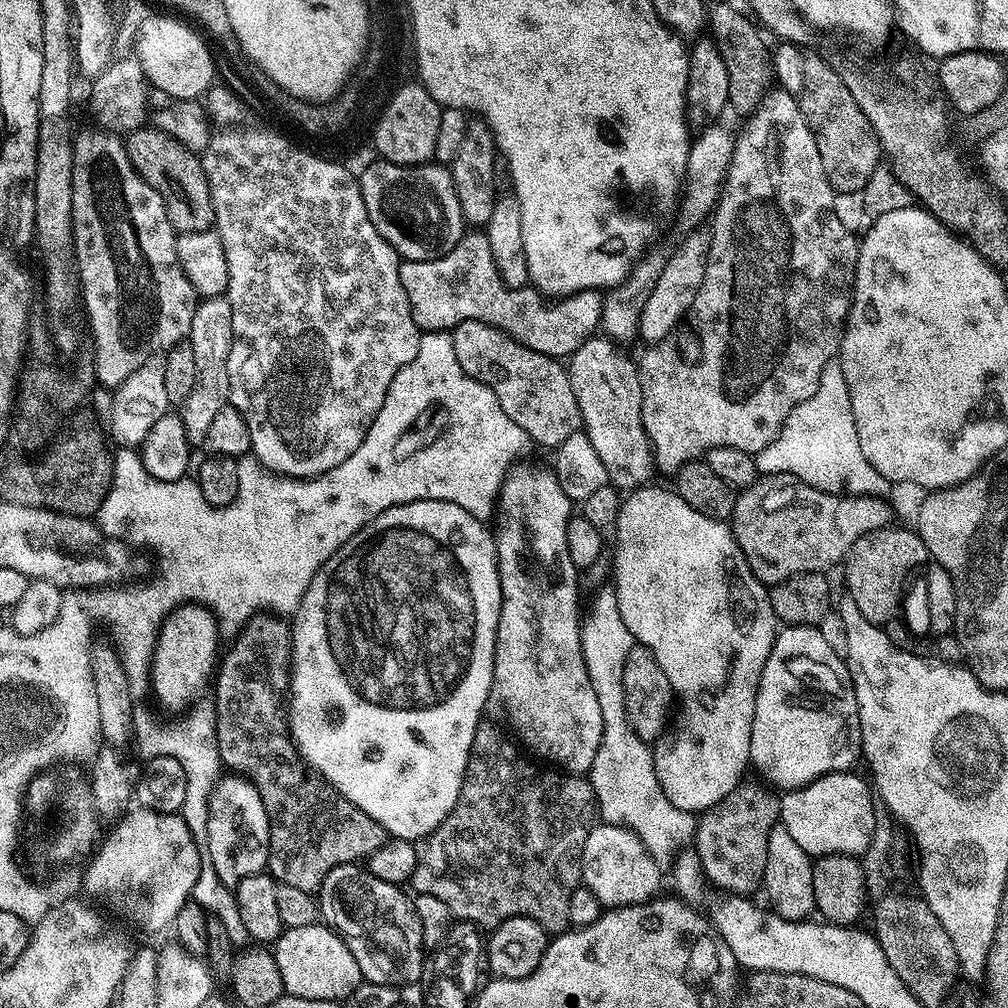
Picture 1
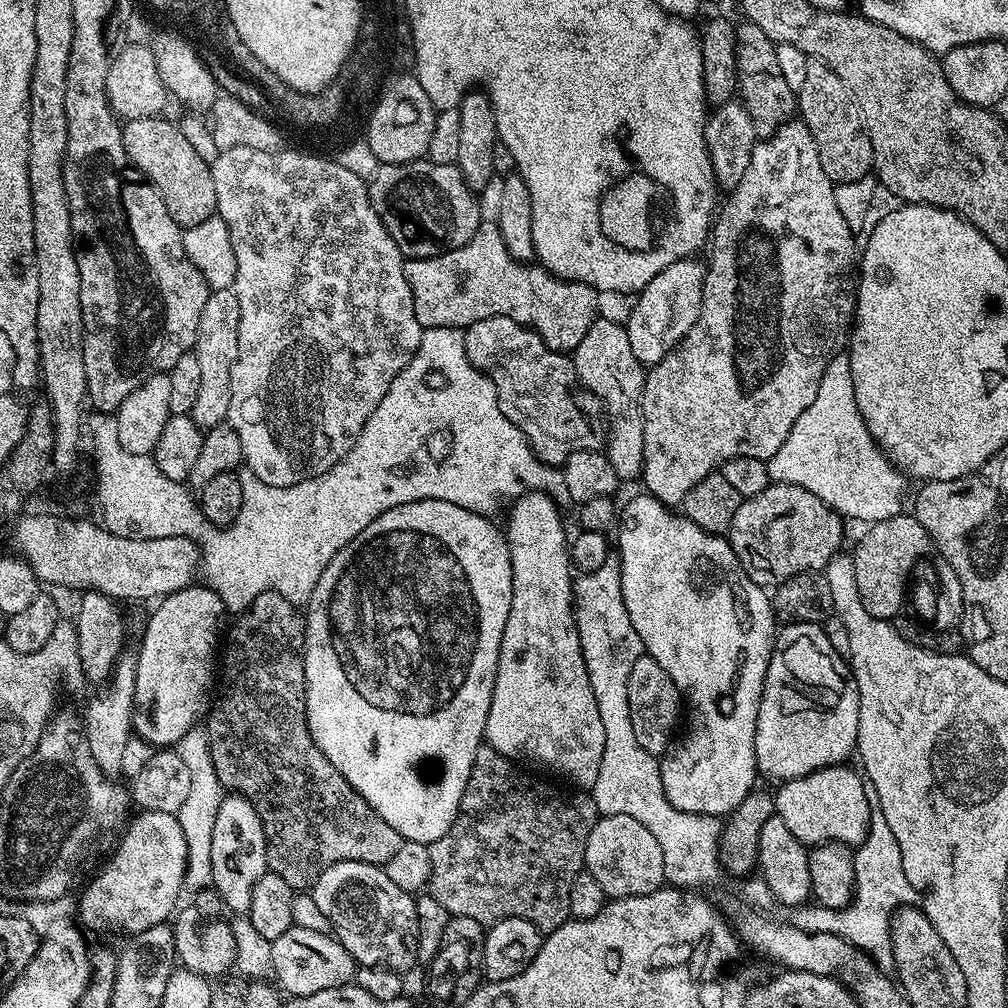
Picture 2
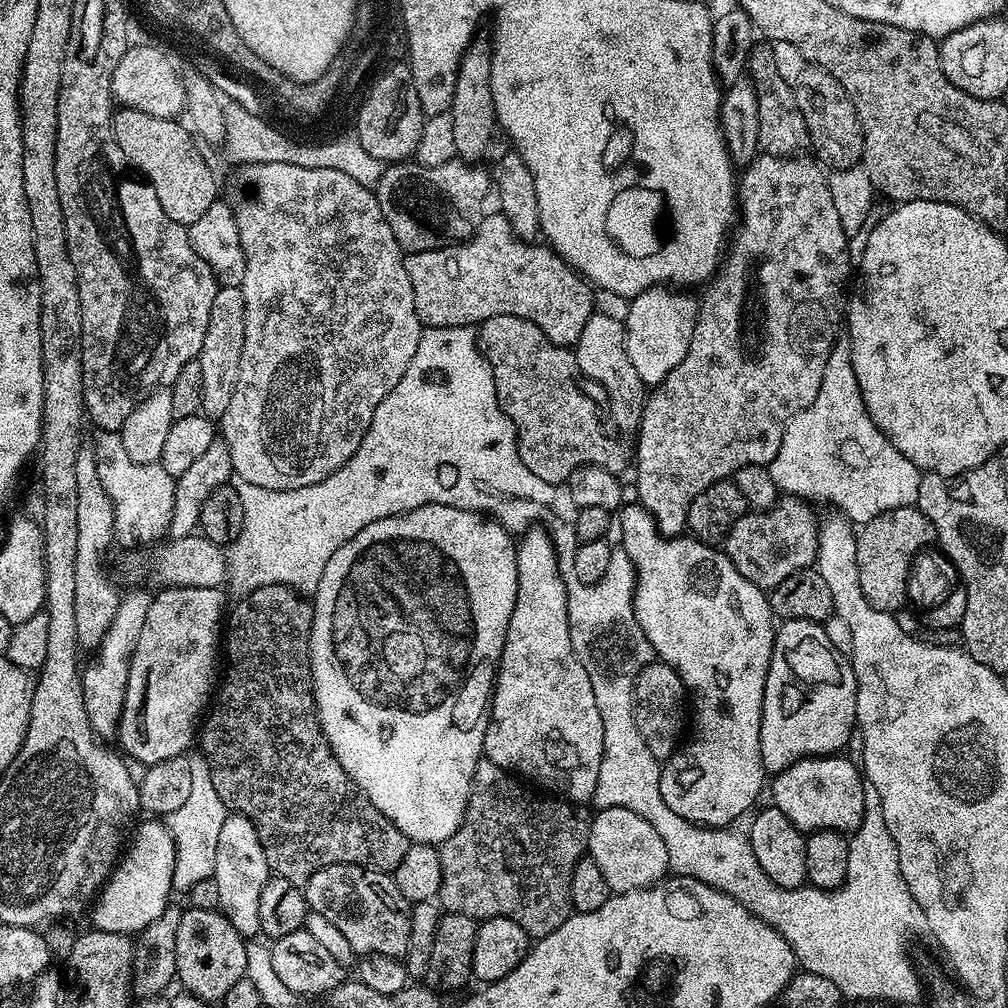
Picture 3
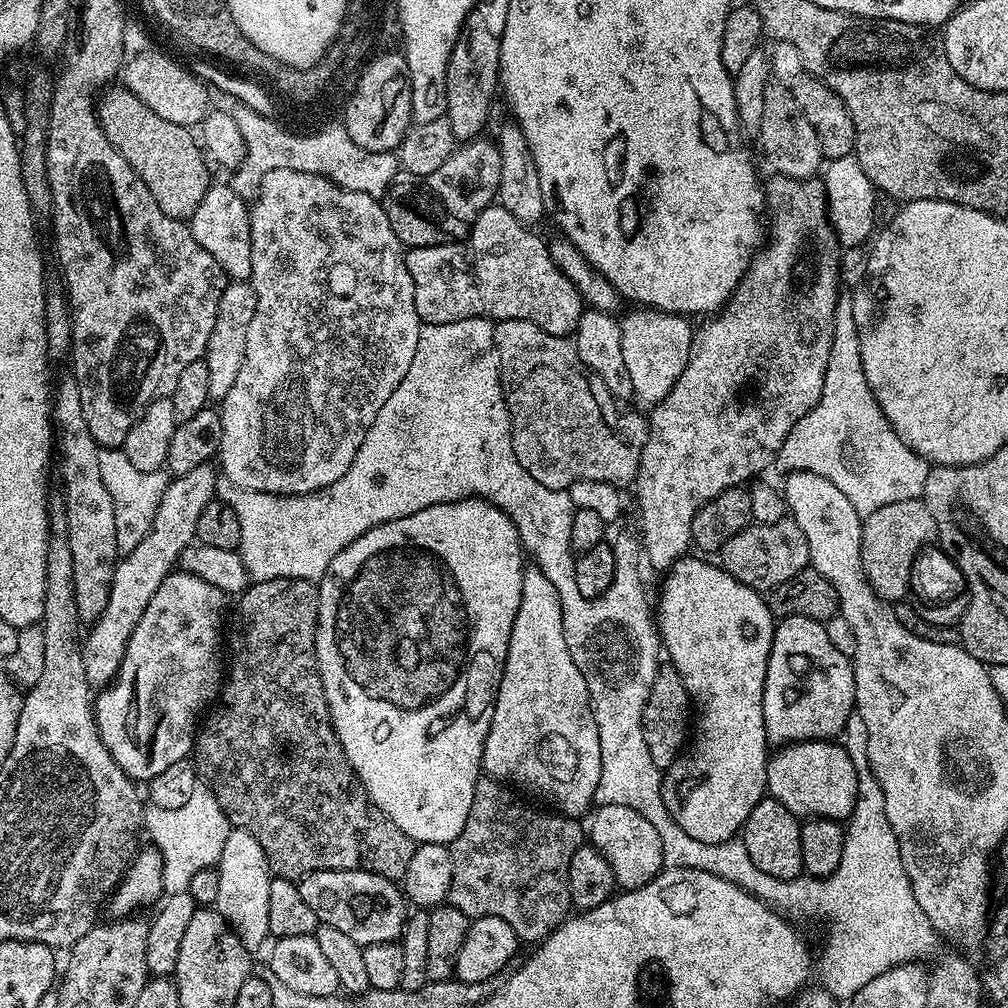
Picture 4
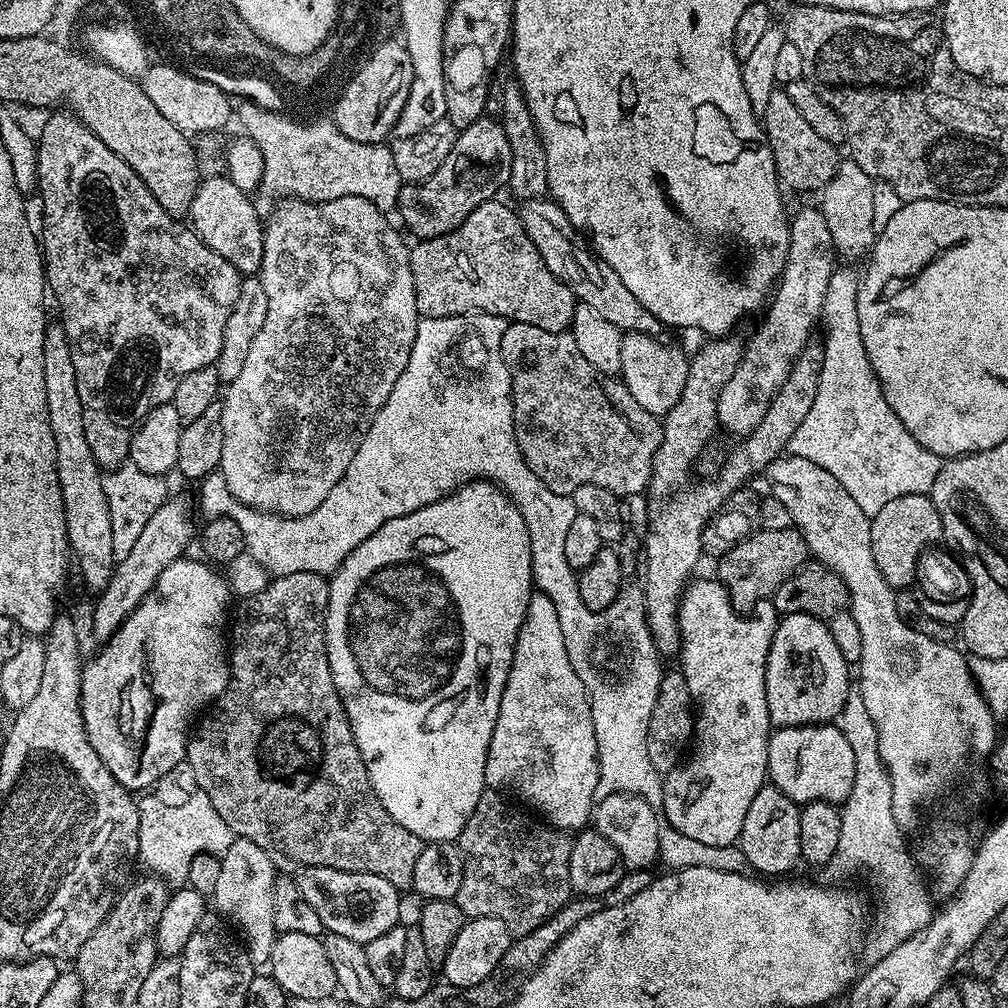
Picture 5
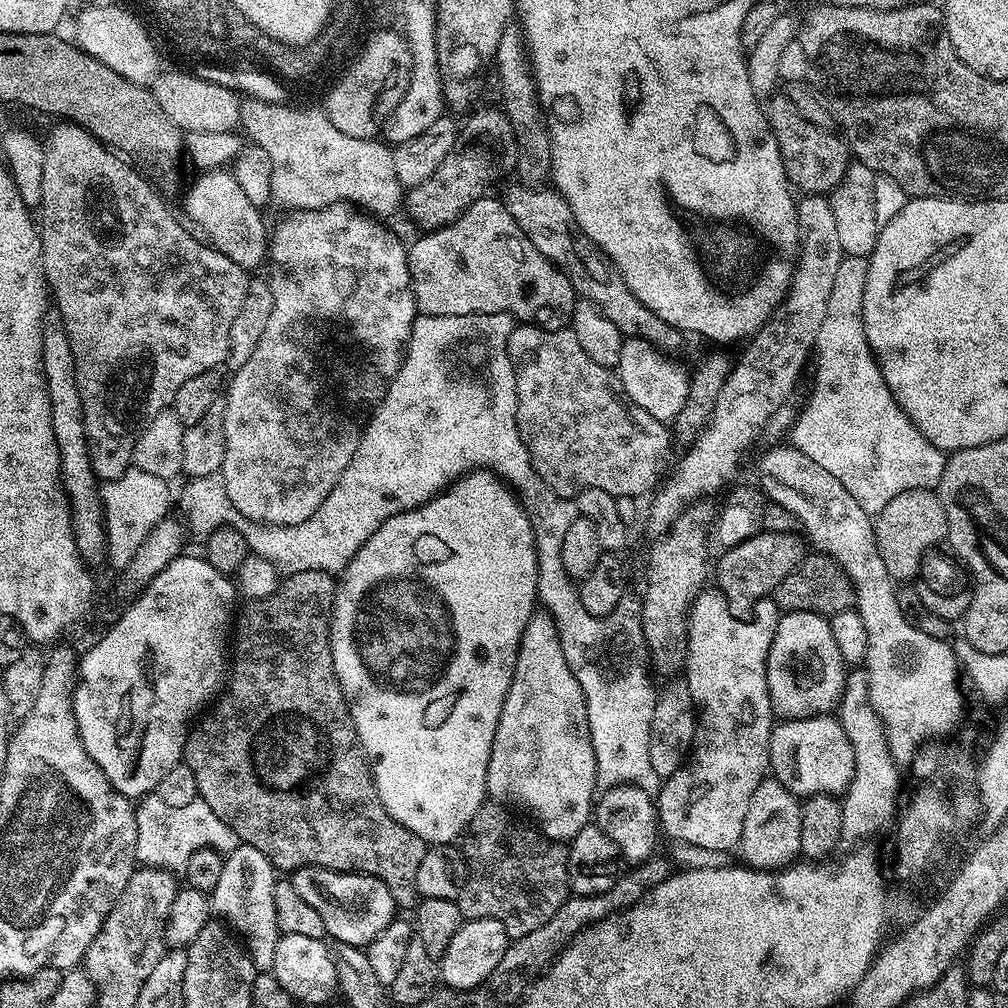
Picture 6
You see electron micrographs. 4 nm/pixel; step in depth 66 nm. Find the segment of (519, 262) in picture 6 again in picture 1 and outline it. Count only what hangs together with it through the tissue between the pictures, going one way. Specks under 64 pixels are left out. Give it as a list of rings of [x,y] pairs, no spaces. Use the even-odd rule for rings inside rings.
[[[480,230],[469,231],[460,239],[458,246],[454,246],[454,250],[450,250],[445,256],[433,260],[401,259],[400,281],[402,290],[406,290],[414,322],[424,332],[448,332],[462,322],[477,320],[509,332],[518,342],[530,346],[530,350],[538,350],[538,354],[557,358],[571,357],[578,346],[582,346],[582,342],[597,335],[604,309],[604,296],[596,290],[570,292],[567,296],[549,298],[539,290],[528,292],[527,287],[509,288],[498,274],[498,266],[490,254],[487,235]]]

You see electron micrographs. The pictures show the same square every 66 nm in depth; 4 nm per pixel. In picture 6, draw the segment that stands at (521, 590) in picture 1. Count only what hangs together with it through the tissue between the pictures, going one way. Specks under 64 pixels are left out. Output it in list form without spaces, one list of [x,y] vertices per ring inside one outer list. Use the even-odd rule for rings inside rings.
[[[533,614],[522,634],[514,678],[504,699],[498,730],[494,730],[494,746],[490,750],[486,786],[486,796],[491,803],[502,804],[517,813],[525,812],[529,821],[536,820],[532,822],[540,835],[553,842],[571,842],[578,830],[582,830],[593,819],[594,797],[598,792],[596,759],[592,739],[588,734],[584,696],[570,666],[566,666],[558,632],[551,616],[547,614]]]

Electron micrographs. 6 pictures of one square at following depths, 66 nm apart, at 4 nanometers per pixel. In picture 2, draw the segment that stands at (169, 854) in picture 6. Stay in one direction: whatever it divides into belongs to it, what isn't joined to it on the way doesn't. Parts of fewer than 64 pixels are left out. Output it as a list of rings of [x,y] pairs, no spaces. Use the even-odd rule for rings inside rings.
[[[203,727],[192,728],[181,738],[179,744],[175,745],[174,750],[190,770],[190,794],[186,797],[186,802],[178,815],[182,834],[186,834],[186,854],[188,855],[183,891],[193,894],[204,888],[213,887],[210,846],[214,842],[214,818],[218,818],[218,806],[224,801],[226,788],[222,783],[221,773],[214,770],[214,762],[210,758],[208,734]]]

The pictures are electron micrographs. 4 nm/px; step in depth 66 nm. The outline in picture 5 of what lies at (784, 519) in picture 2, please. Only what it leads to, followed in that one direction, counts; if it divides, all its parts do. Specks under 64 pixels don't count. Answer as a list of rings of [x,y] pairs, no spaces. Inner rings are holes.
[[[795,527],[786,530],[766,530],[760,528],[739,540],[733,548],[719,557],[718,579],[728,590],[728,597],[736,611],[749,613],[756,605],[767,601],[809,559],[808,543],[804,535]]]

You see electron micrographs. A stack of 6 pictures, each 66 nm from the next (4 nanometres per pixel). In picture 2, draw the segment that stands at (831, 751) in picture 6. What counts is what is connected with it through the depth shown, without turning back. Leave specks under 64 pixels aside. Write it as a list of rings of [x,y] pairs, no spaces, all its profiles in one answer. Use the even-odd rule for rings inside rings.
[[[849,766],[823,768],[817,772],[806,774],[797,780],[786,780],[774,792],[774,812],[786,822],[787,828],[794,833],[805,846],[815,846],[826,842],[838,842],[849,846],[859,846],[864,843],[870,830],[870,802],[866,802],[866,780],[859,771]]]

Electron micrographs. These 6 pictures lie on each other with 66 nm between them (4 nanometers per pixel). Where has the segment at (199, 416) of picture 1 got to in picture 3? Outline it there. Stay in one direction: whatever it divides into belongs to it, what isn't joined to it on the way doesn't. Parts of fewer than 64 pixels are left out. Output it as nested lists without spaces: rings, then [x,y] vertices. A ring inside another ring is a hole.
[[[217,287],[214,306],[210,306],[210,322],[206,326],[206,338],[202,338],[202,350],[198,357],[202,366],[200,412],[209,418],[222,418],[226,414],[226,406],[230,406],[230,398],[234,398],[234,386],[238,382],[245,338],[246,302],[239,288]]]

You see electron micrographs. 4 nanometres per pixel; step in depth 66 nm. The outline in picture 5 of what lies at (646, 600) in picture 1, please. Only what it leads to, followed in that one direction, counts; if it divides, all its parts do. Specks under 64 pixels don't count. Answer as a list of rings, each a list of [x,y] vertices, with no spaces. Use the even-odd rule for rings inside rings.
[[[696,578],[685,587],[676,617],[680,623],[678,663],[692,695],[694,735],[686,759],[663,777],[662,816],[667,827],[686,838],[694,838],[694,842],[731,848],[739,841],[742,822],[746,818],[746,810],[750,810],[750,802],[754,802],[754,794],[758,794],[768,780],[768,738],[773,722],[768,716],[764,668],[768,664],[768,651],[778,623],[778,613],[771,603],[761,602],[756,605],[754,614],[741,614],[730,602],[728,590],[719,579]]]

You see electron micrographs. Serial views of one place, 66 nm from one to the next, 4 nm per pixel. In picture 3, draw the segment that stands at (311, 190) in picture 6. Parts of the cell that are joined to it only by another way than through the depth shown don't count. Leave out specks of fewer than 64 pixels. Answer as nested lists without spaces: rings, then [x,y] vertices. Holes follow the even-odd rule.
[[[230,99],[224,100],[222,118],[224,119],[223,147],[228,148],[229,158],[237,160],[237,165],[290,162],[294,166],[342,170],[342,174],[350,174],[354,182],[367,188],[379,184],[380,175],[384,173],[385,165],[382,161],[374,158],[374,154],[362,150],[360,141],[351,135],[344,136],[341,140],[328,140],[325,144],[295,144],[280,133],[283,131],[275,123],[269,122],[261,114],[251,113],[250,110],[246,110],[244,106]]]

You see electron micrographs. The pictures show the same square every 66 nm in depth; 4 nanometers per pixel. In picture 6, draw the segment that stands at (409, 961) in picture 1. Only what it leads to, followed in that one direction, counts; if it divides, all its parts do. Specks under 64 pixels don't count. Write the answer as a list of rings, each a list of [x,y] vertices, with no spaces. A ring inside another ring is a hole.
[[[306,865],[304,868],[297,868],[291,873],[290,879],[294,890],[322,917],[326,922],[326,930],[331,939],[336,939],[337,945],[366,946],[375,936],[382,934],[388,923],[397,915],[398,909],[390,890],[378,878],[366,876],[358,872],[335,872],[329,868]]]

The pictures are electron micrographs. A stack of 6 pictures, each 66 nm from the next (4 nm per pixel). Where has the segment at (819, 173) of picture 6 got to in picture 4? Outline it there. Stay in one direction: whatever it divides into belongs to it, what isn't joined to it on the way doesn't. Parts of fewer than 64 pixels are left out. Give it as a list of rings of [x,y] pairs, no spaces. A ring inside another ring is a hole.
[[[770,82],[766,86],[762,103],[762,126],[758,139],[764,147],[765,158],[772,163],[773,173],[789,176],[792,180],[813,179],[821,171],[826,157],[818,142],[818,134],[814,134],[814,126],[806,122],[802,110],[798,110],[798,102],[794,102],[791,87],[779,82]]]

